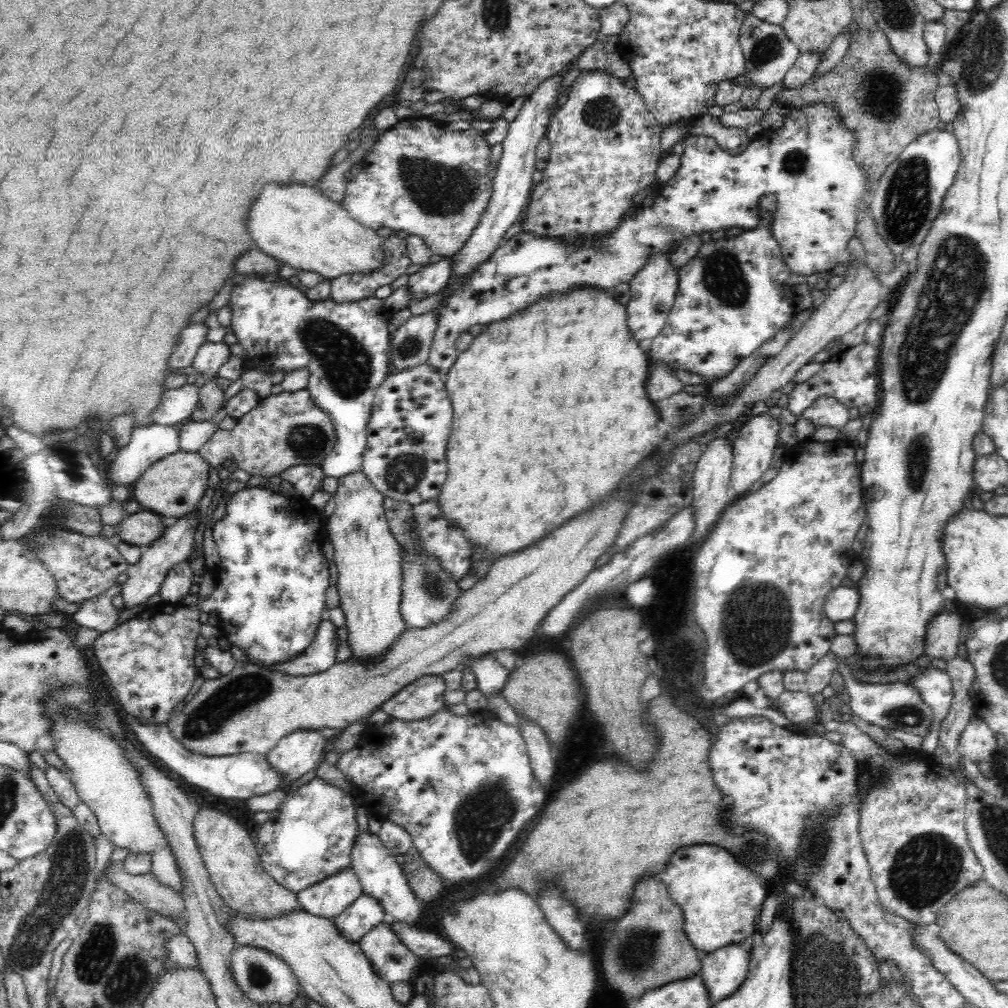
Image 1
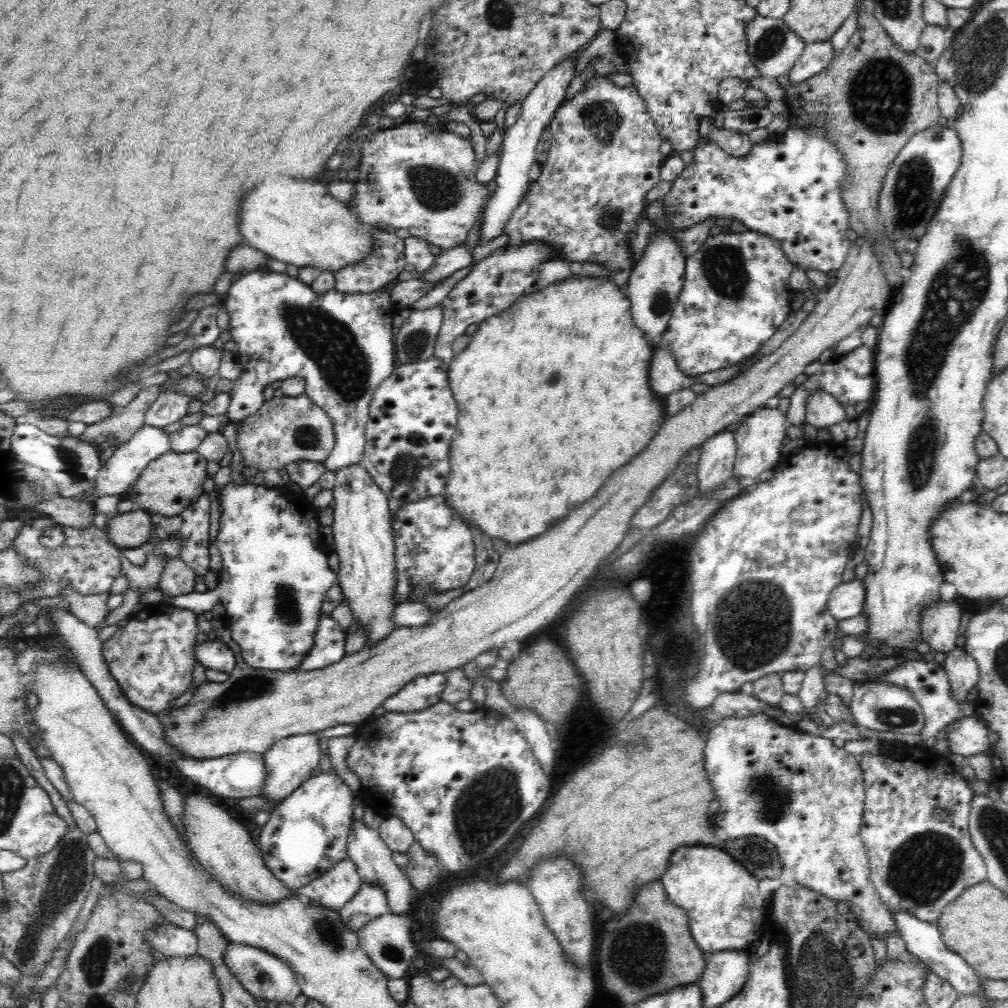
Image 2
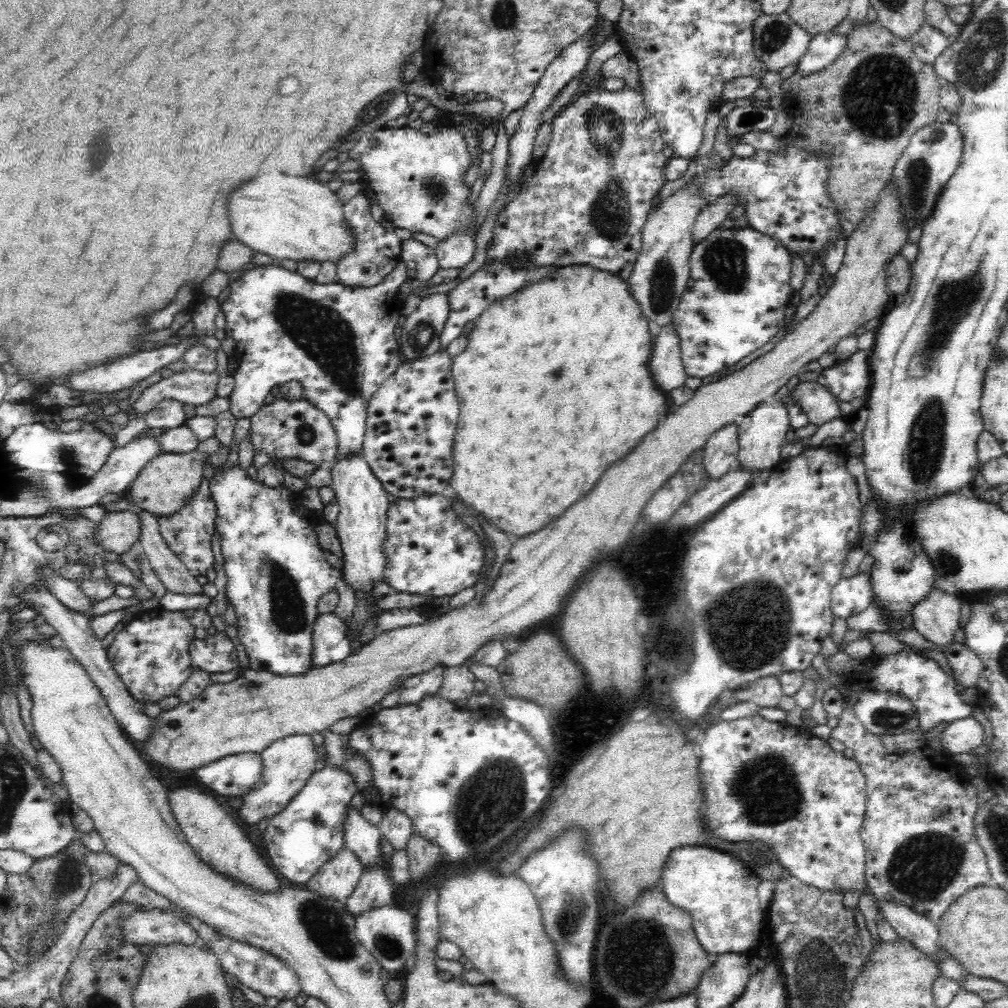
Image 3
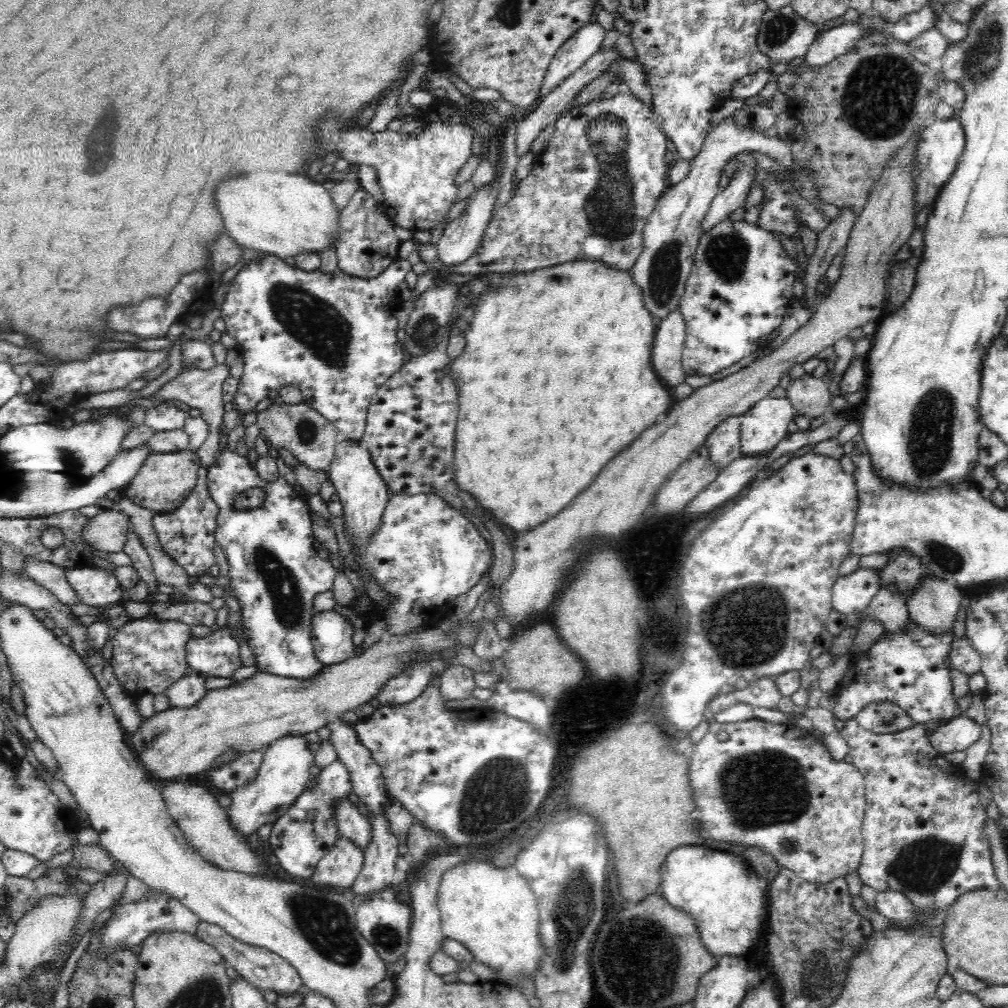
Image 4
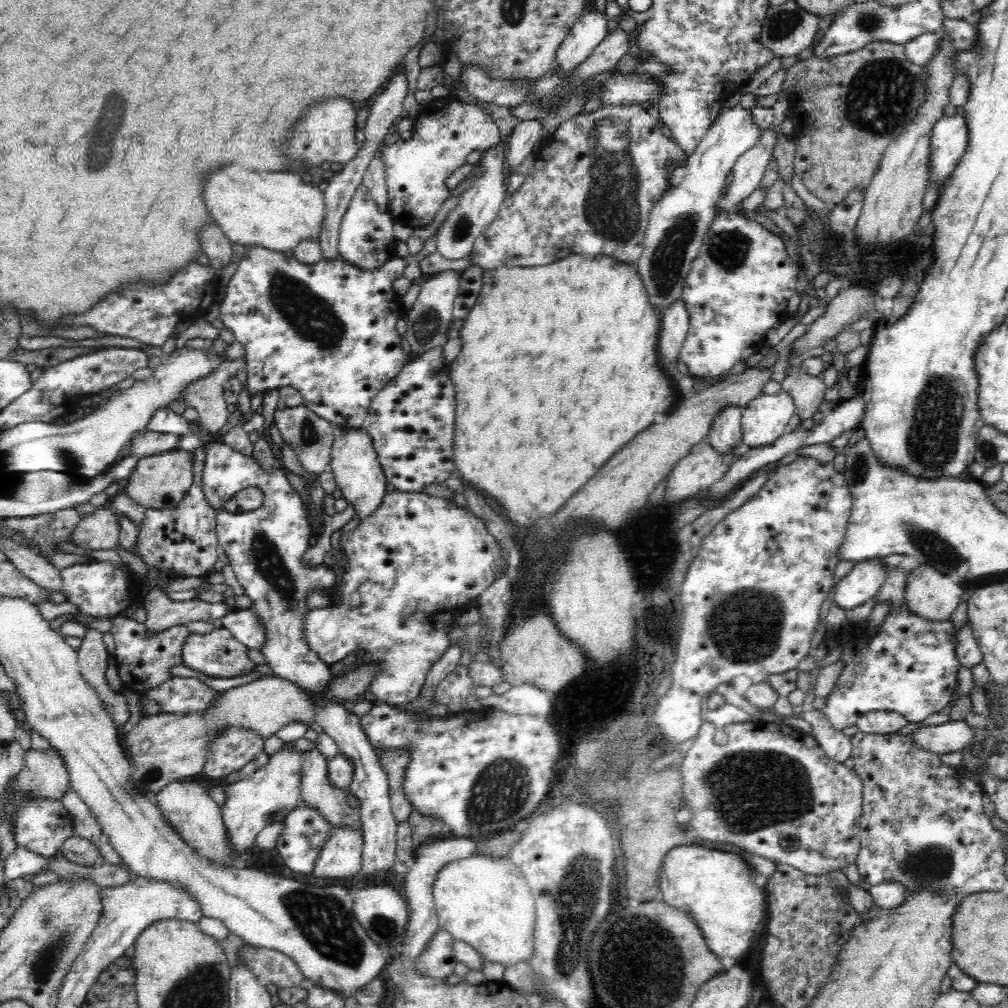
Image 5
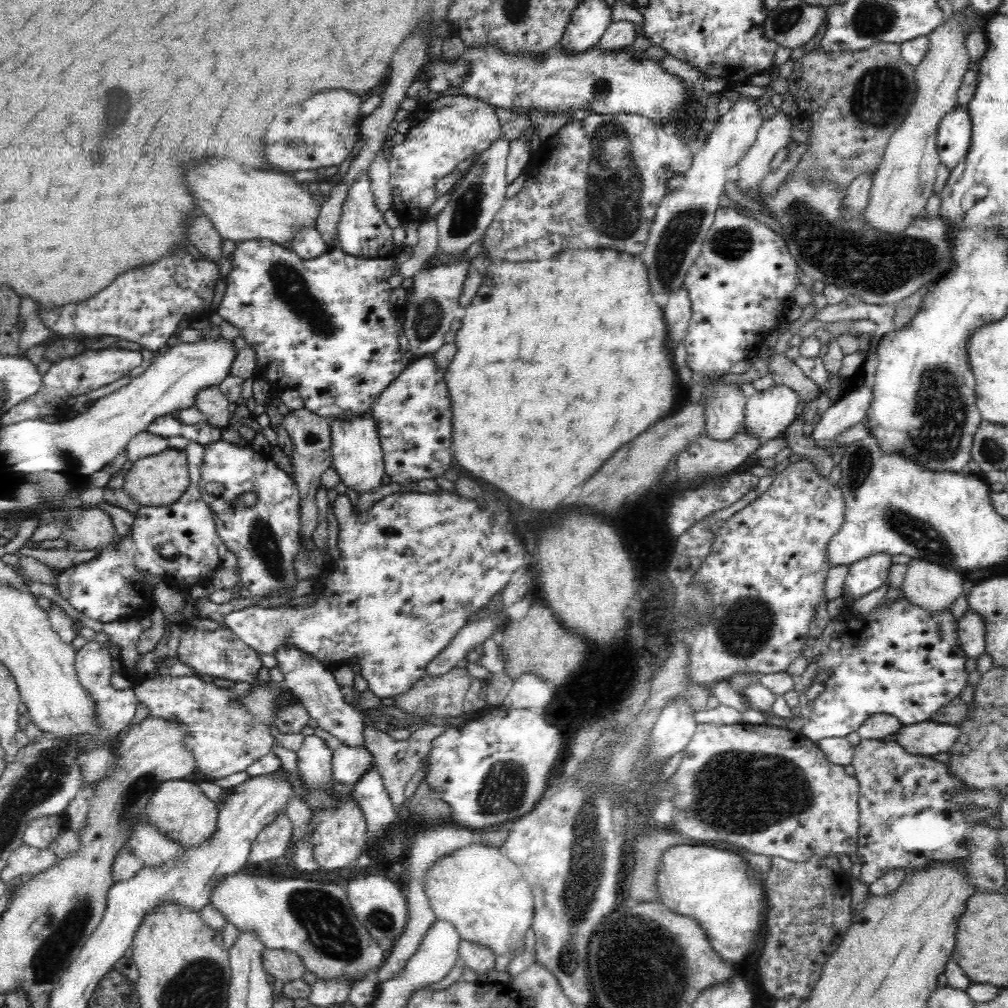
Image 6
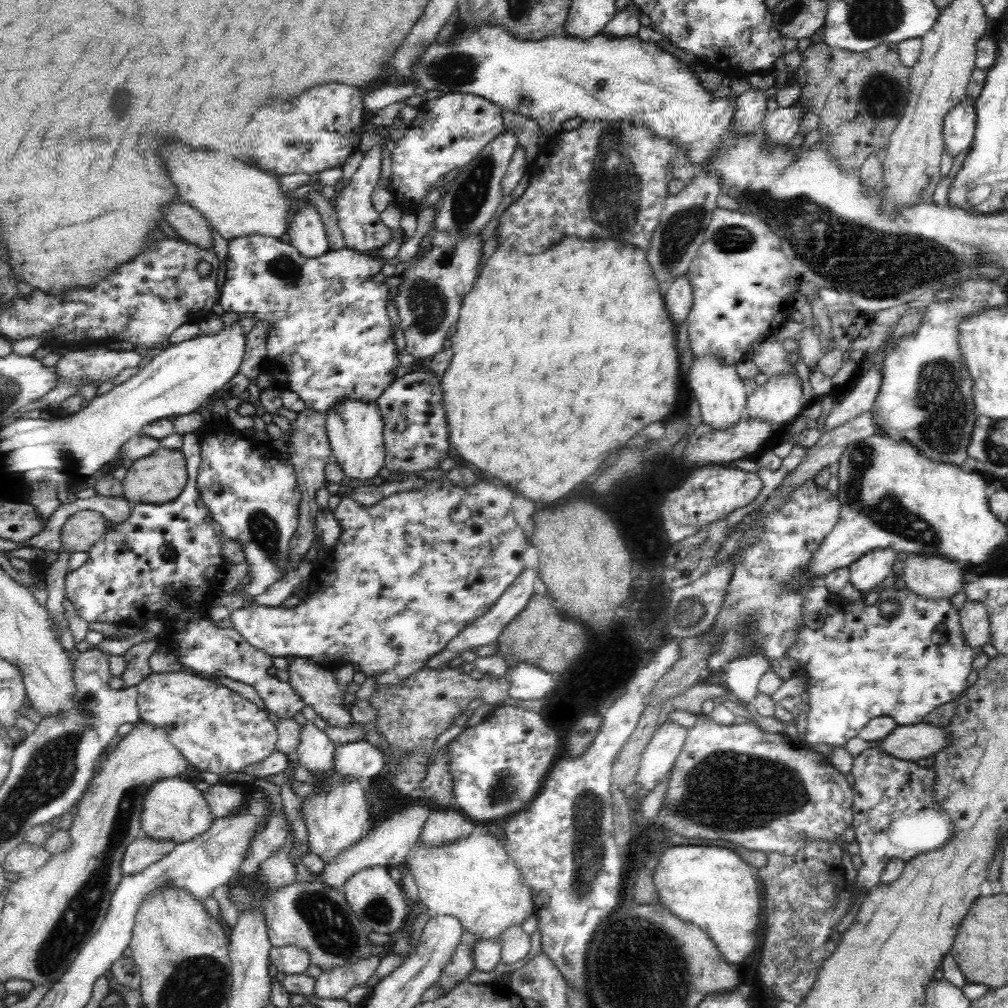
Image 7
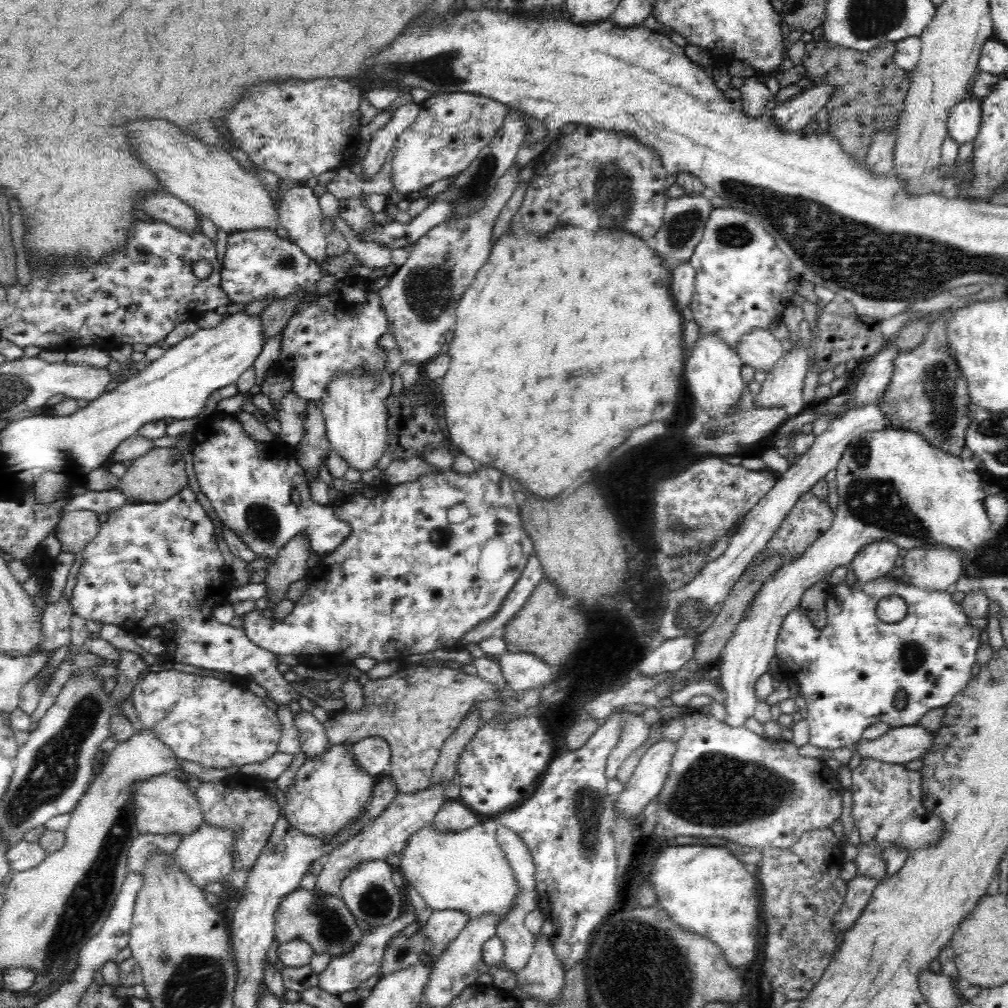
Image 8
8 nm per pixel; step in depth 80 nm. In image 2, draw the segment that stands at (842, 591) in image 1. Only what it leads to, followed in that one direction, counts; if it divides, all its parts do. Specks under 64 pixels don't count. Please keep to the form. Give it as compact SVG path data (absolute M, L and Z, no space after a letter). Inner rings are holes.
M855 578L832 589L826 608L830 615L839 621L860 615L862 606L864 606L864 583Z

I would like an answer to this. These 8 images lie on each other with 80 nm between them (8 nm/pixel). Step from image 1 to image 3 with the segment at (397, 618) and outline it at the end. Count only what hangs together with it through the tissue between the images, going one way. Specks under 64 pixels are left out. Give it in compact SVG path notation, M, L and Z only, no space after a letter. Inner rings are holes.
M360 455L346 457L330 465L333 478L331 487L338 505L338 514L333 526L342 549L339 566L341 578L351 587L356 598L359 598L360 594L362 598L372 598L376 584L385 582L387 556L383 551L383 544L387 541L390 494L384 490L368 463Z

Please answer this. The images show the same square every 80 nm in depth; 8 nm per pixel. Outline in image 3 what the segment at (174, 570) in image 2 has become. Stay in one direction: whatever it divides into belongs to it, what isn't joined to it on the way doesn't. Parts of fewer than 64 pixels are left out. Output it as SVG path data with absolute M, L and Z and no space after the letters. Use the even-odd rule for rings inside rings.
M148 511L139 513L141 518L141 537L139 549L149 558L156 576L164 584L166 591L174 594L202 594L201 584L188 567L170 550L161 535L158 517Z

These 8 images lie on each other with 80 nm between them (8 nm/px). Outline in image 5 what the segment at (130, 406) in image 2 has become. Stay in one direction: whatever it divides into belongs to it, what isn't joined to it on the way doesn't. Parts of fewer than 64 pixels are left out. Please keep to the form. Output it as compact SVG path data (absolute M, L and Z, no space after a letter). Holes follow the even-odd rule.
M245 359L235 361L222 360L212 372L208 372L204 378L196 378L188 382L182 390L180 397L183 398L188 407L195 408L199 414L199 423L208 434L208 440L203 442L202 451L204 455L207 448L214 442L219 442L220 429L227 424L228 410L222 385L226 380L236 376L236 372L246 368Z

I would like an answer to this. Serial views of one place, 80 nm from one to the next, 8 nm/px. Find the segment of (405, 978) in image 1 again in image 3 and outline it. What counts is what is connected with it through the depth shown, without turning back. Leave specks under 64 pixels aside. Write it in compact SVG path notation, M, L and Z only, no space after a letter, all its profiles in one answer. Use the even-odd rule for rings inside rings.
M396 904L386 905L379 909L374 909L362 914L355 920L355 935L364 949L370 953L384 970L392 976L401 976L406 970L404 964L415 951L415 923L414 917Z

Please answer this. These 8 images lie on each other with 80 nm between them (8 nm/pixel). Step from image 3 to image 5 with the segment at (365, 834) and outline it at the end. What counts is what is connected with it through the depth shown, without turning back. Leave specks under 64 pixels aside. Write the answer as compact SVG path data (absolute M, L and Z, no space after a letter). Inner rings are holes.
M310 749L308 752L302 753L302 781L300 789L300 798L305 800L312 808L315 808L320 814L323 814L332 827L350 827L360 830L363 834L363 828L359 812L354 811L346 799L347 795L344 791L330 785L327 778L327 761L320 754L318 749Z

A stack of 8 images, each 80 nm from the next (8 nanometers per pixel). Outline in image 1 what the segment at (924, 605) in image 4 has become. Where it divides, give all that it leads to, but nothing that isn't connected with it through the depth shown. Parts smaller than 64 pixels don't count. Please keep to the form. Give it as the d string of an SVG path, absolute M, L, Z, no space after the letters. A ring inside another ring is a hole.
M942 611L939 615L936 615L931 620L932 626L928 628L928 634L926 634L926 656L931 660L942 660L946 663L954 658L958 657L958 646L960 643L960 616L956 612Z

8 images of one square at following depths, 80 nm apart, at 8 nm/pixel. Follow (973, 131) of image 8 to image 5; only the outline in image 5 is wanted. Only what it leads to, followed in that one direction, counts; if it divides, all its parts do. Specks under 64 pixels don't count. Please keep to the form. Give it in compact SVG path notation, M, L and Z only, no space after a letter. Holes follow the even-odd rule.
M958 112L953 116L938 118L932 127L930 142L928 186L938 183L941 187L967 150L968 129L963 115Z

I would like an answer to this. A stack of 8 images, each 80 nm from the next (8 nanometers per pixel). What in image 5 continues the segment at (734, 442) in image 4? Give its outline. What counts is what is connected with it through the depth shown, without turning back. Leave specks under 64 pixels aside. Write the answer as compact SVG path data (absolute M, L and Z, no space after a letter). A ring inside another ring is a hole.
M725 407L712 420L712 428L706 436L706 441L714 447L714 451L724 454L731 453L741 442L742 438L742 408Z

